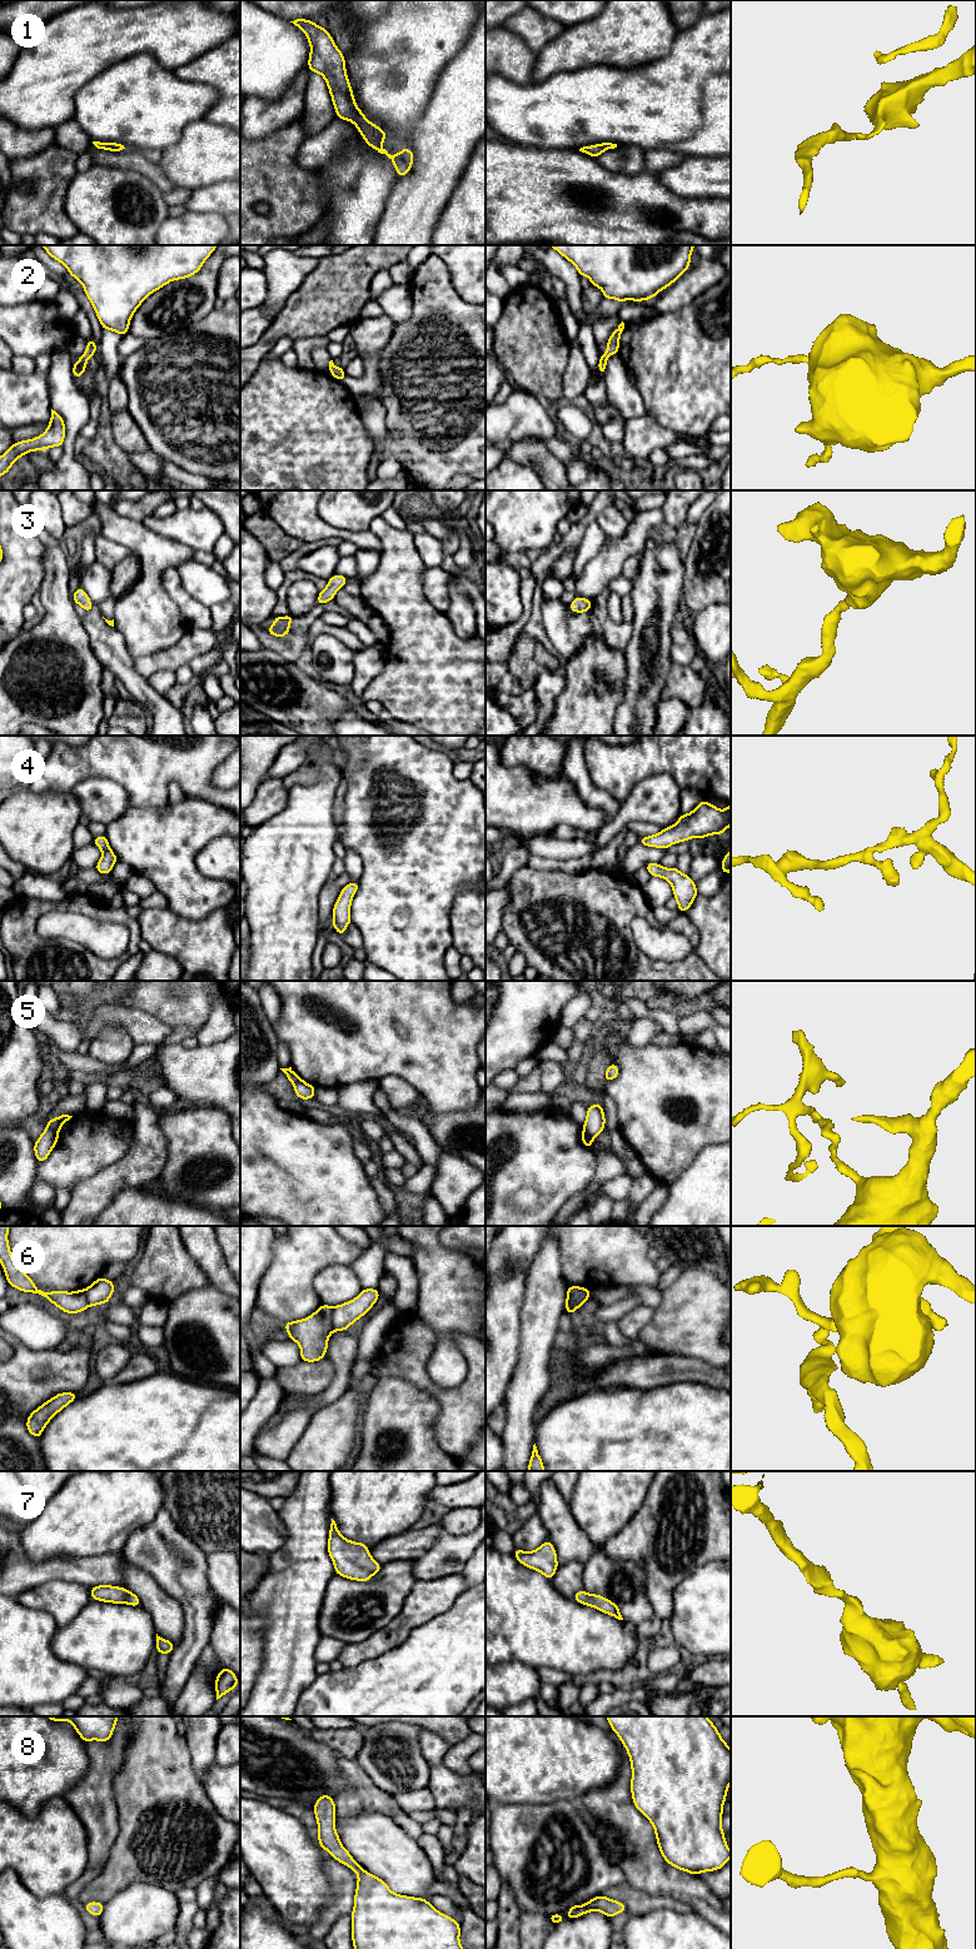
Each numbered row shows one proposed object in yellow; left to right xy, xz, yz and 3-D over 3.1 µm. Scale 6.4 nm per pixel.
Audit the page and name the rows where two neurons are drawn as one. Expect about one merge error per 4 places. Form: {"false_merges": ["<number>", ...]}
{"false_merges": ["5", "6"]}

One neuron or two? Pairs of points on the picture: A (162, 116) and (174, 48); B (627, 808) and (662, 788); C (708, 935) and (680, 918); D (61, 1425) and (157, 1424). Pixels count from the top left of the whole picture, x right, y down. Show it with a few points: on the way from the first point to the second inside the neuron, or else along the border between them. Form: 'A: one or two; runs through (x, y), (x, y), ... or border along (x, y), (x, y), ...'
A: two; border along (147, 53), (164, 68), (173, 71)
B: one; runs through (636, 807), (653, 797)
C: two; border along (678, 912), (697, 930), (697, 953), (700, 956)
D: one; runs through (85, 1425), (133, 1425)

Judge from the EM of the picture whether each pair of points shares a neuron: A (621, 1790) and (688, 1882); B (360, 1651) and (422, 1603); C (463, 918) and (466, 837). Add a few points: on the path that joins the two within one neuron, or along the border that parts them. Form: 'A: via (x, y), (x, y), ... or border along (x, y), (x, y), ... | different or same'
A: via (623, 1817), (635, 1830), (637, 1845), (662, 1870) | same
B: via (377, 1645), (389, 1639), (408, 1619) | same
C: border along (472, 885), (467, 885), (456, 897), (451, 913) | different

